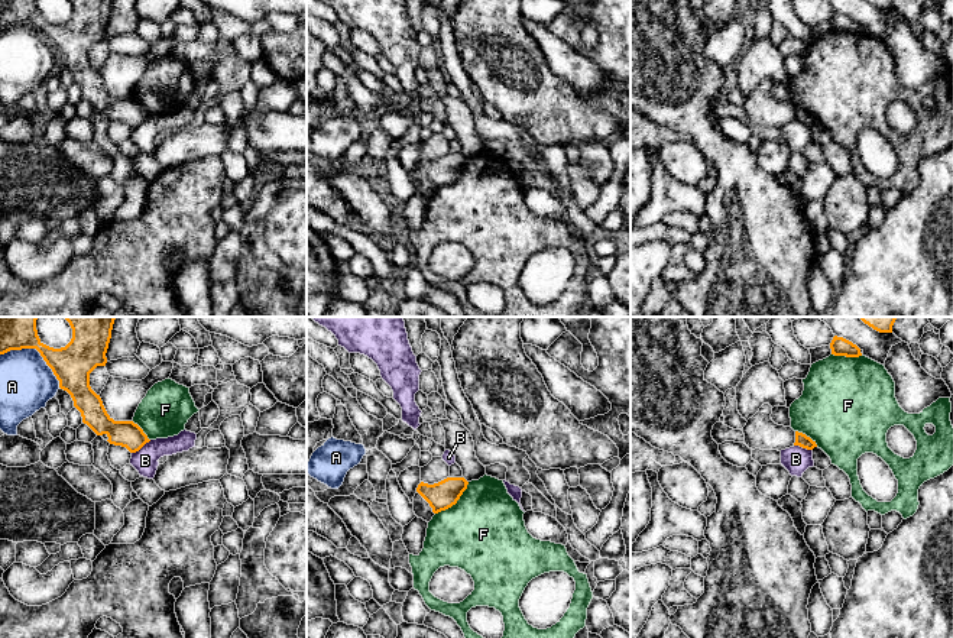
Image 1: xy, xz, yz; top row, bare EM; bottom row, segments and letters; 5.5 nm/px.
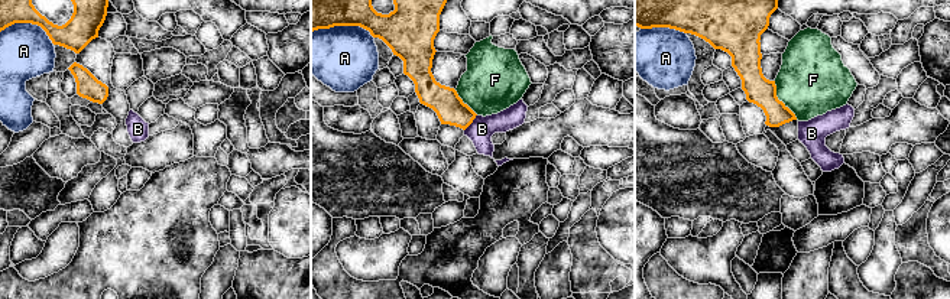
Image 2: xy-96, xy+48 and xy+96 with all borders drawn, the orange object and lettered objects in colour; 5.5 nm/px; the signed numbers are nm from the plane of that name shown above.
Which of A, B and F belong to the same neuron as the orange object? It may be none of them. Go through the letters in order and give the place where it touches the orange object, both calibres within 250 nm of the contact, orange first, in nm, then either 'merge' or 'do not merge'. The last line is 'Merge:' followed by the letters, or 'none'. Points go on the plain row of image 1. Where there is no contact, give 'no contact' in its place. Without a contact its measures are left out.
A: xy (36, 25) | 220/300 nm | do not merge
B: xy (140, 123) | 150/140 nm | do not merge
F: xz (456, 178) | 160/460 nm | do not merge
Merge: none

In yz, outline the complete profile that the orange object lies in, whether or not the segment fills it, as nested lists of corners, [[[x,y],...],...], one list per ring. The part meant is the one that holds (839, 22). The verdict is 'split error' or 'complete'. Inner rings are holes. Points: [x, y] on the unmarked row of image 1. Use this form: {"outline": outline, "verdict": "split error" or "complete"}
{"outline": [[[834,12],[830,19],[832,30],[834,32],[846,32],[846,33],[859,33],[862,32],[860,25],[852,17]]], "verdict": "complete"}

